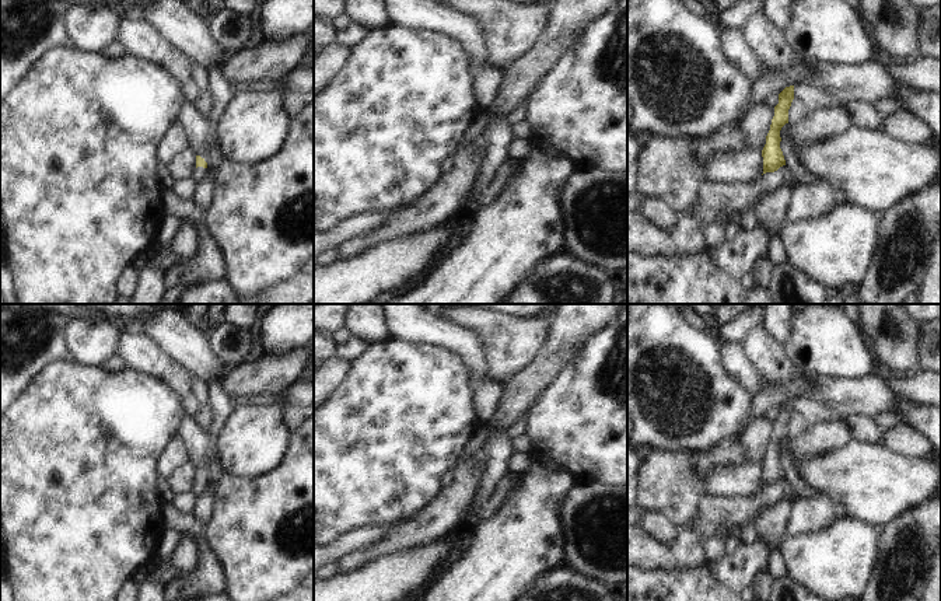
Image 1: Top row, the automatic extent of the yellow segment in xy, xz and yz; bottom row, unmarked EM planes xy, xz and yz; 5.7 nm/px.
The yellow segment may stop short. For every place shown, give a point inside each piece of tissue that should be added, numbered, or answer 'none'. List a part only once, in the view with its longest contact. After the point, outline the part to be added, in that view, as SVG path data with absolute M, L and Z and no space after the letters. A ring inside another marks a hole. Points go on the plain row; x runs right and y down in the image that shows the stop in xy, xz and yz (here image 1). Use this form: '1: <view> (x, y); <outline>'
1: xy (200, 488); M197 481L196 485L193 486L193 495L197 497L202 497L203 495L207 493L210 485L209 482Z

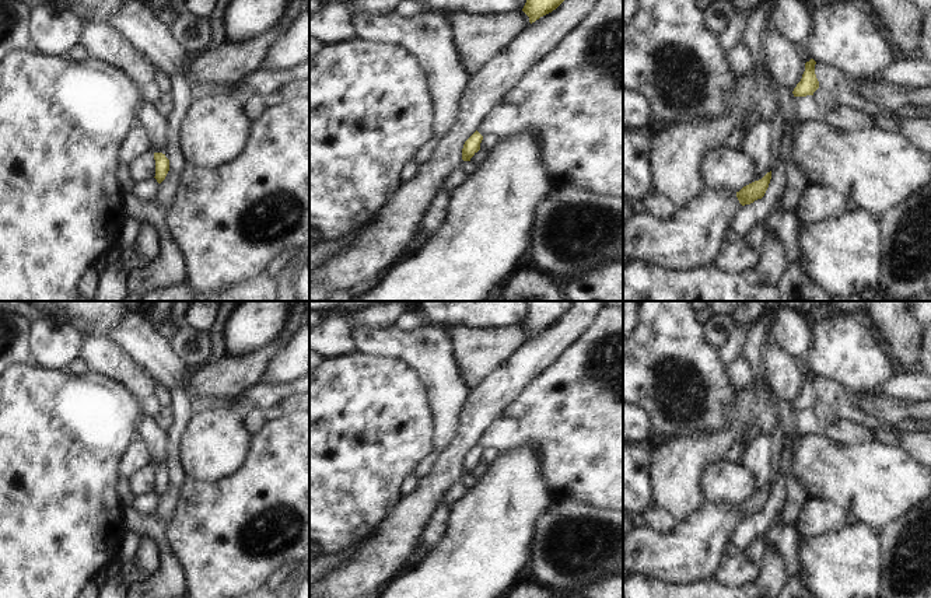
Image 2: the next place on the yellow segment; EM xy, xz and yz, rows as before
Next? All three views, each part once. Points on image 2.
none

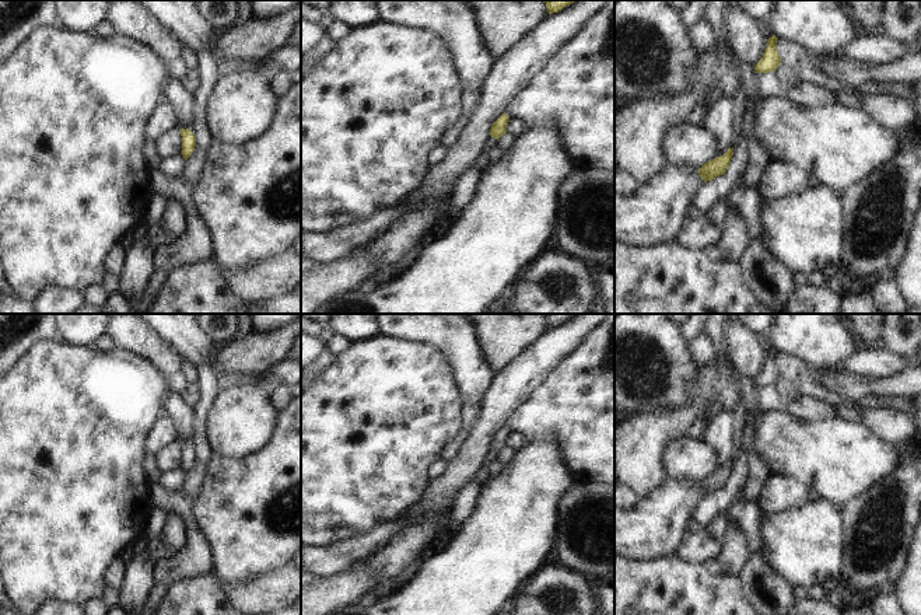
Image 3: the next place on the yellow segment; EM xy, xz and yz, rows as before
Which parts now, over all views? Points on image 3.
none

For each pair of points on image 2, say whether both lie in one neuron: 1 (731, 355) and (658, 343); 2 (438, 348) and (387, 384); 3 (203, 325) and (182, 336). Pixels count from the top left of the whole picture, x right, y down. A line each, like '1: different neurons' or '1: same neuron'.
1: different neurons
2: different neurons
3: different neurons

